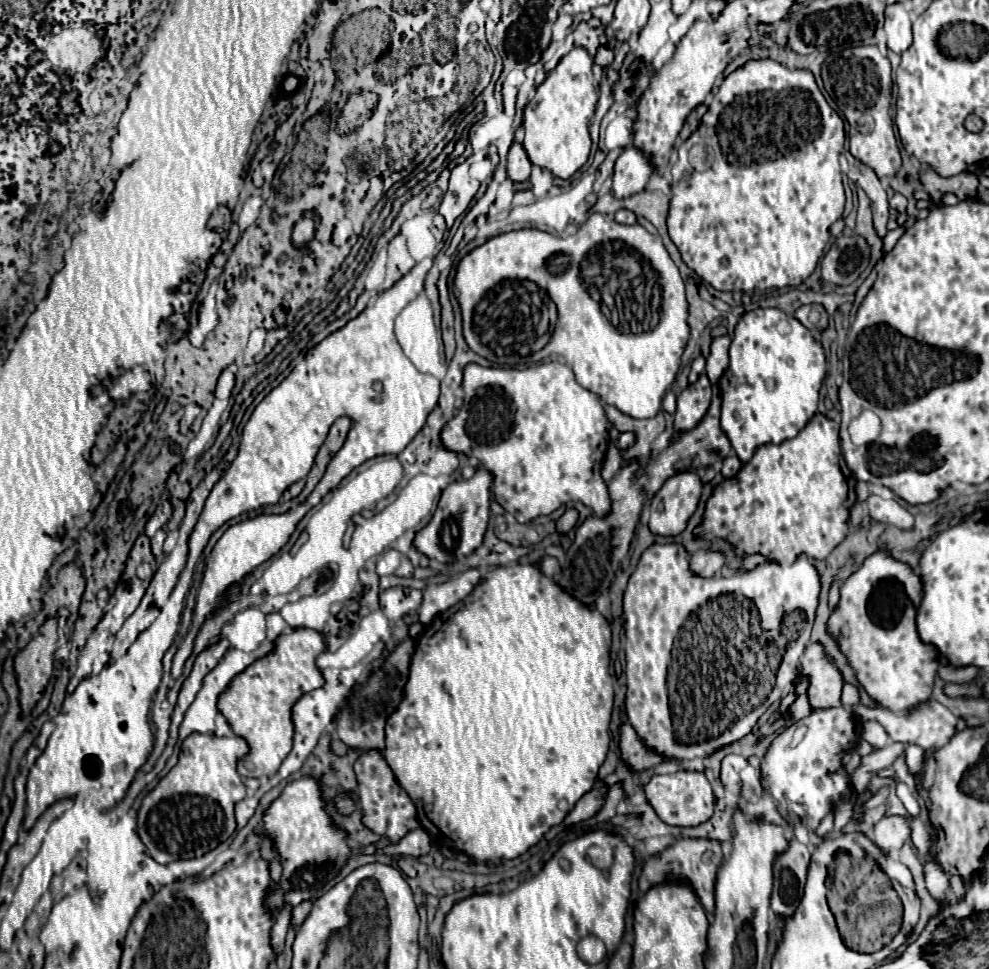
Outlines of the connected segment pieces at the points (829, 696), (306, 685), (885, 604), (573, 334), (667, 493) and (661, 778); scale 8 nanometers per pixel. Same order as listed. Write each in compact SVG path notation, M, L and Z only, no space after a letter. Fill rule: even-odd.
M809 644L801 656L799 676L809 678L809 704L811 708L825 710L841 704L841 674L829 658L825 658L821 644Z
M297 628L275 638L275 648L239 672L219 696L217 708L231 730L249 744L249 754L239 758L237 772L243 778L273 776L293 746L291 708L305 694L323 686L315 658L325 652L323 636L315 630Z
M877 550L841 584L839 592L839 604L829 616L827 632L845 654L857 682L891 712L905 712L927 702L939 668L939 652L933 644L921 642L915 624L923 598L921 576L889 552Z
M599 212L589 214L587 222L567 238L533 228L489 238L461 258L455 274L455 288L459 292L463 336L473 352L499 366L529 366L551 354L559 354L567 360L583 388L633 418L653 418L659 412L663 394L677 376L679 360L689 338L685 286L661 236L649 234L641 224L625 226ZM525 280L543 288L557 306L557 324L547 342L537 334L537 324L533 324L531 316L521 312L519 292L505 290L507 284L521 284Z
M695 470L679 472L661 486L651 500L649 528L653 534L679 534L695 512L703 492L703 482Z
M677 770L677 774L651 776L651 780L645 784L645 796L653 810L657 812L657 816L671 826L697 826L711 818L715 804L715 796L705 774L689 770Z

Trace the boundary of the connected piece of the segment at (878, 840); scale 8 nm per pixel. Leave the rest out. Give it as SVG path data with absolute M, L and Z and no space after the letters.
M883 816L875 824L873 842L883 852L889 852L891 848L901 848L911 838L911 822L913 816Z

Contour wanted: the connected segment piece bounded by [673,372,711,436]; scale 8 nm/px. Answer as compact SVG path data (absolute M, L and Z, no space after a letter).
M703 372L695 384L689 384L677 396L677 412L673 422L673 436L687 432L697 426L697 422L705 416L711 402L711 384L707 374Z

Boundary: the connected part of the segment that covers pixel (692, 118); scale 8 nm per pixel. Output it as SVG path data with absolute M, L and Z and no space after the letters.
M701 104L701 106L697 106L697 108L687 116L687 120L685 120L685 124L683 124L683 130L679 132L679 138L681 138L681 140L687 140L687 138L697 130L697 126L699 126L699 122L701 122L701 118L703 118L705 112L707 112L707 106Z

